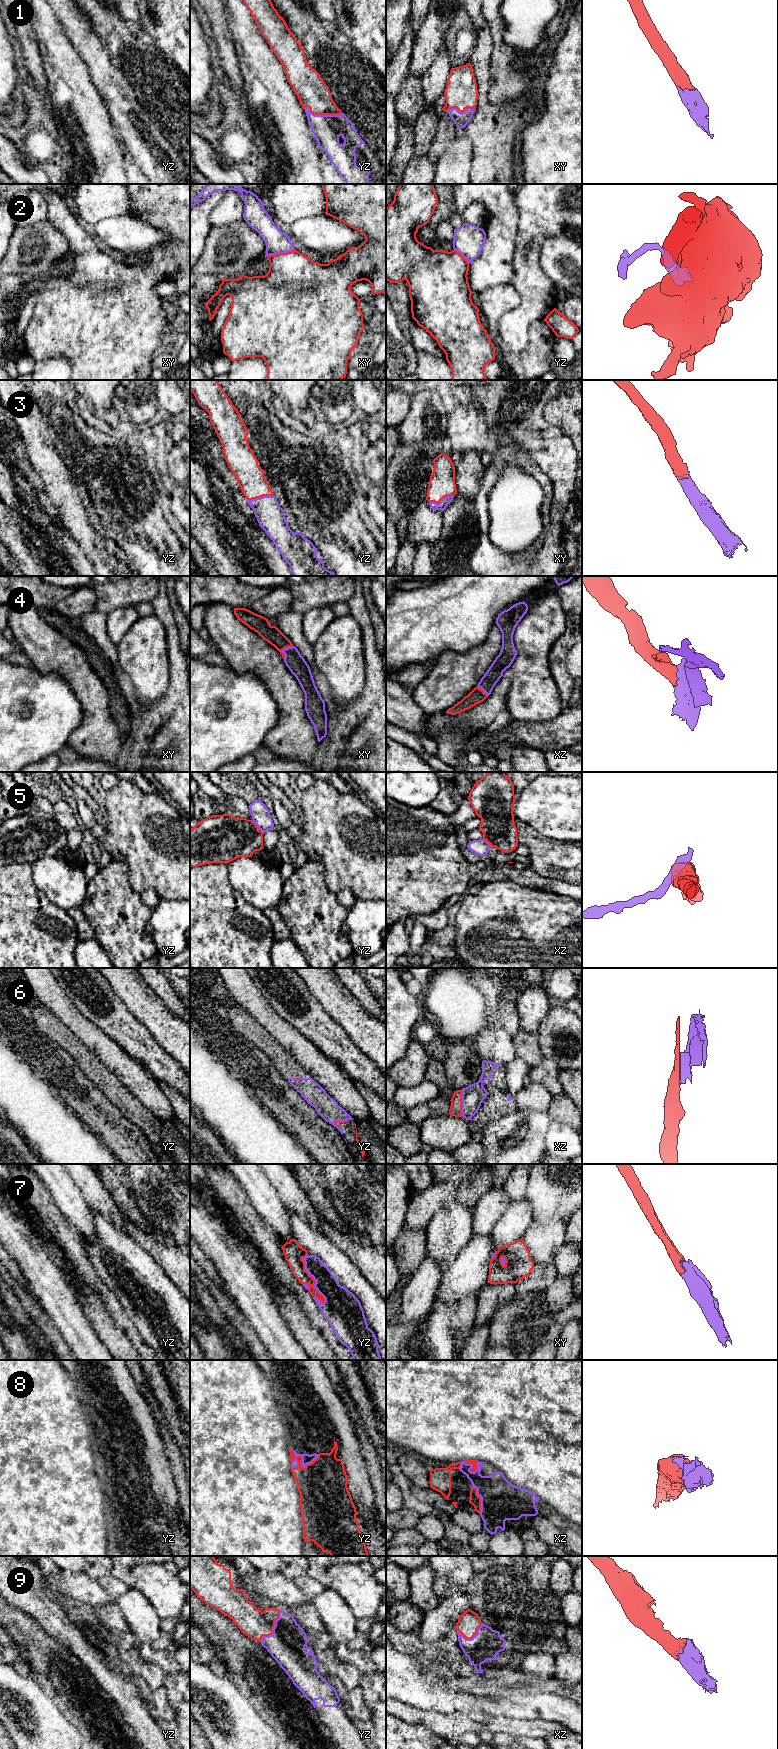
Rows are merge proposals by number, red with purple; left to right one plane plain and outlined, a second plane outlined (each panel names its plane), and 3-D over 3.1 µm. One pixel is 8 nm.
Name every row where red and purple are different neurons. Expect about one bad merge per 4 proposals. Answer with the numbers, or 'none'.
5, 8

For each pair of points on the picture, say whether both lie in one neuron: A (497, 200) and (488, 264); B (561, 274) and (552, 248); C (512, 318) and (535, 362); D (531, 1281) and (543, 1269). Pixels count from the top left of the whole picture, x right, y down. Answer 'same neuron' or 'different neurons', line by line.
A: same neuron
B: same neuron
C: different neurons
D: same neuron

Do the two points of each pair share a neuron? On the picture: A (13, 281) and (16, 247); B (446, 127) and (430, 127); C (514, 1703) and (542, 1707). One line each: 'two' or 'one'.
A: two
B: two
C: one

